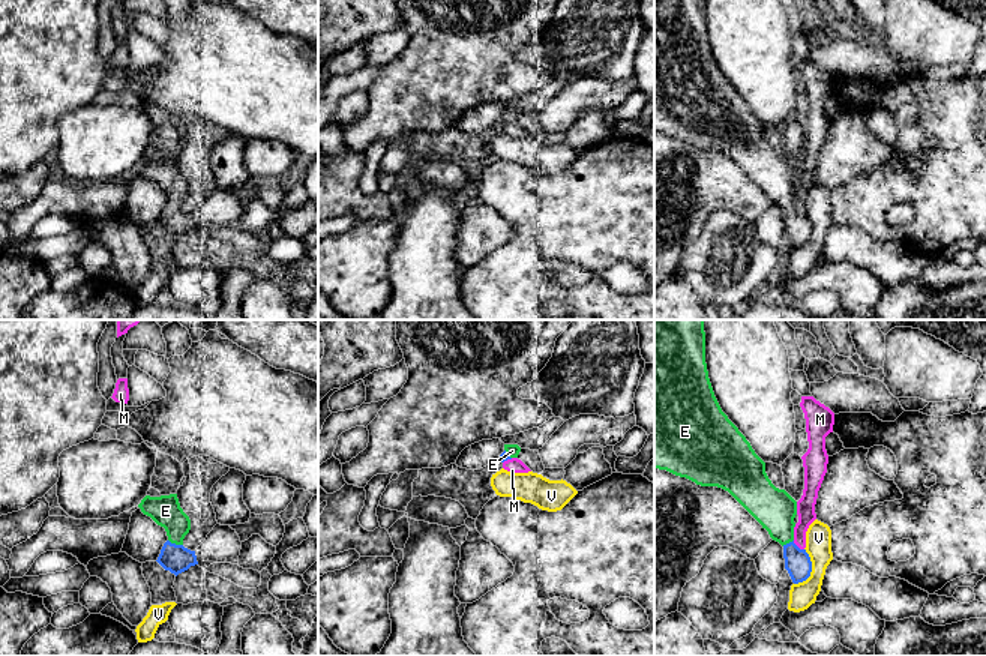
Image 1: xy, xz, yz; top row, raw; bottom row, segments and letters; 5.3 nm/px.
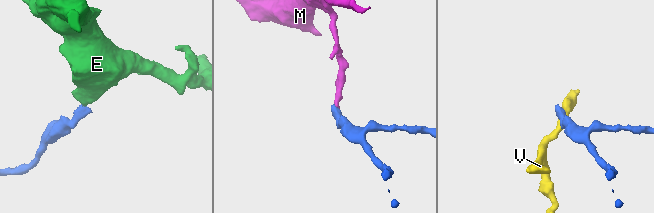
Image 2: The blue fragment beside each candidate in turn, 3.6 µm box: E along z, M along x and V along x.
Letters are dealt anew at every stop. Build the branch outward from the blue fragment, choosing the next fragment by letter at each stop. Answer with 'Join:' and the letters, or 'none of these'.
Join: E

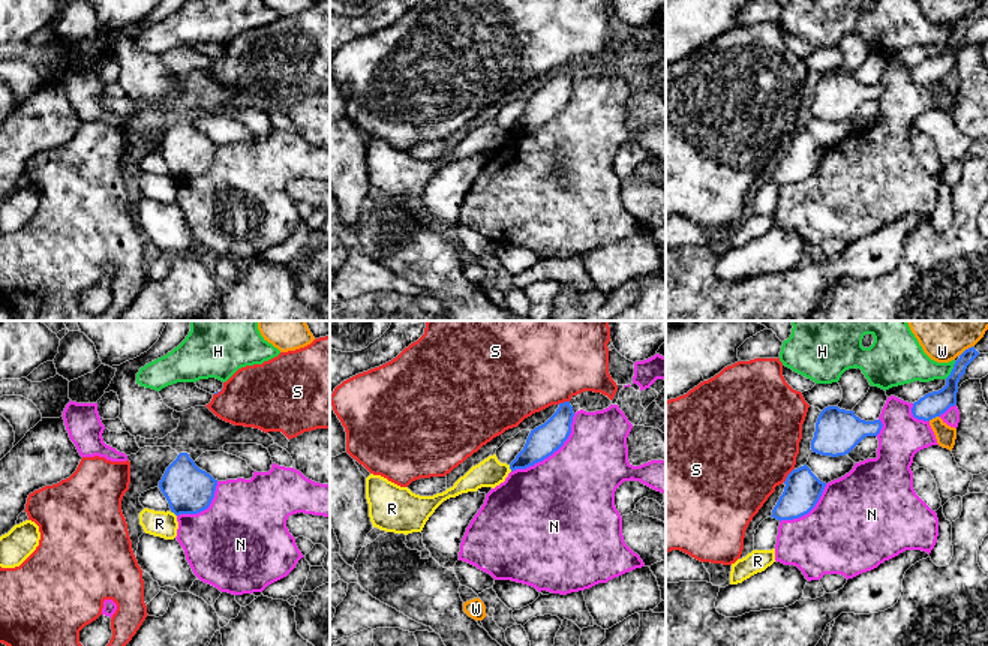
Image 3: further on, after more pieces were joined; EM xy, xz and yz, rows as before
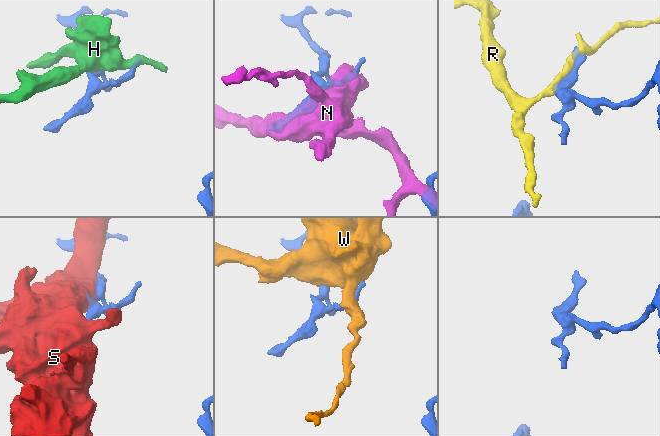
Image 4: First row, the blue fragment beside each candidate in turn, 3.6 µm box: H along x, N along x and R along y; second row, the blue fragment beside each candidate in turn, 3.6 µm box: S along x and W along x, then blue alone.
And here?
Join: none of these

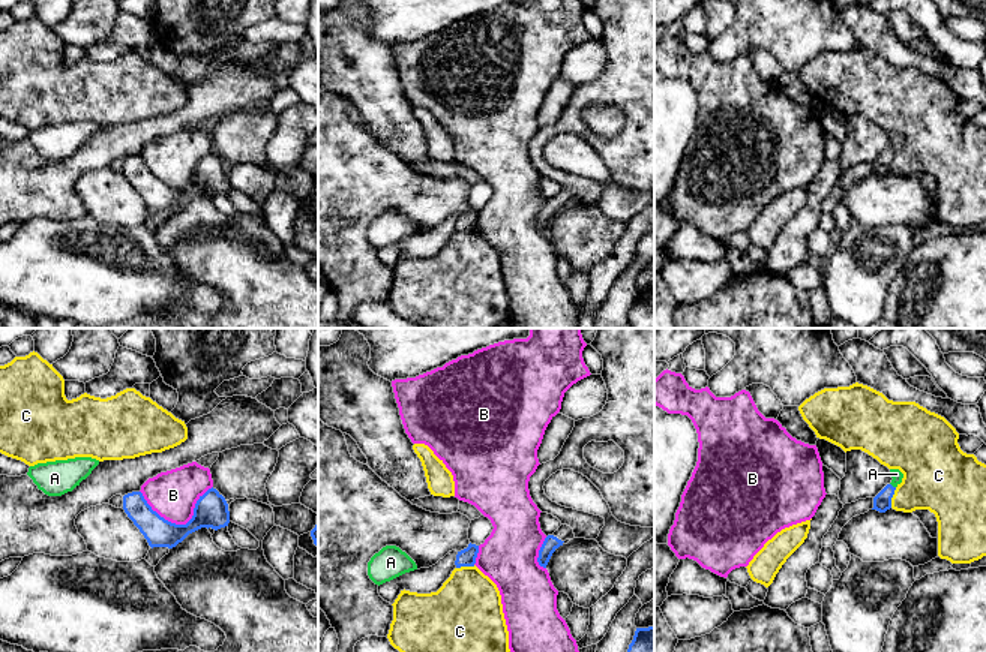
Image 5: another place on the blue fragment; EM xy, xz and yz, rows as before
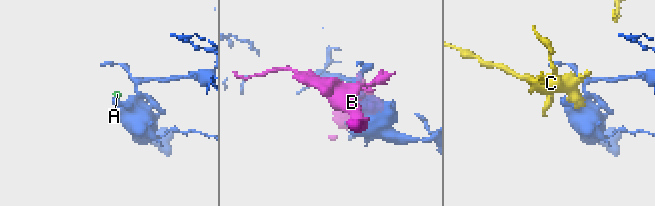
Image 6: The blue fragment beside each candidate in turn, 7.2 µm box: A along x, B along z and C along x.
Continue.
Join: A

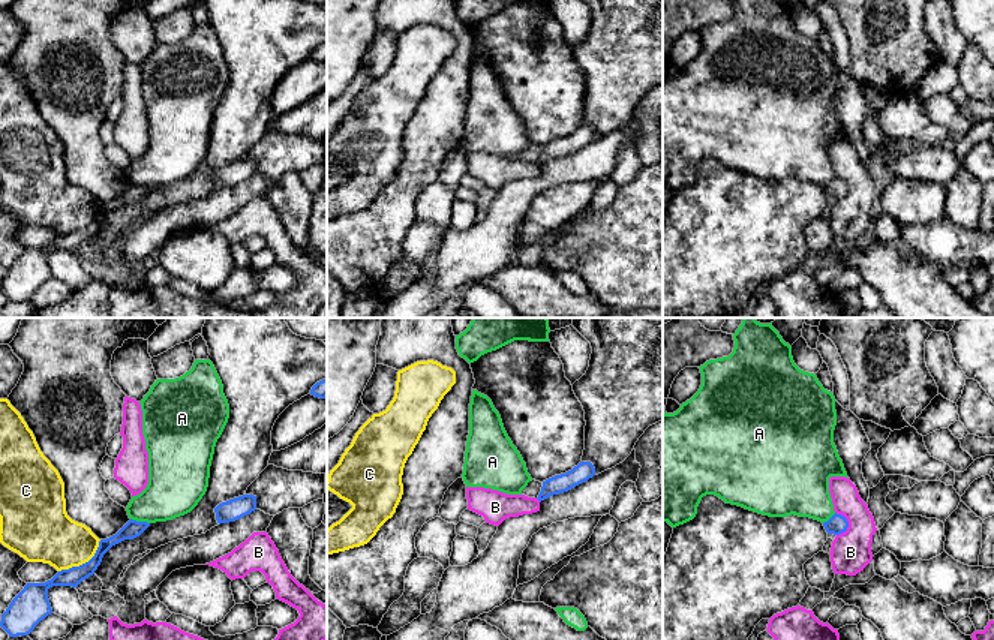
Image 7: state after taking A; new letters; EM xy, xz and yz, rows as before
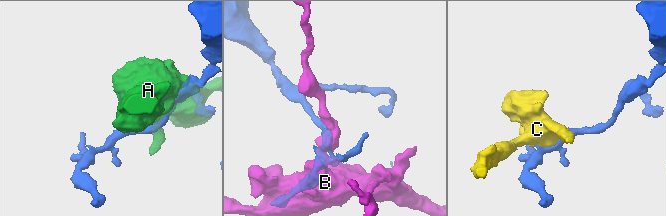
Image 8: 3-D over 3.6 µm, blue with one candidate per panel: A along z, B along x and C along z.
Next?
Join: none of these

